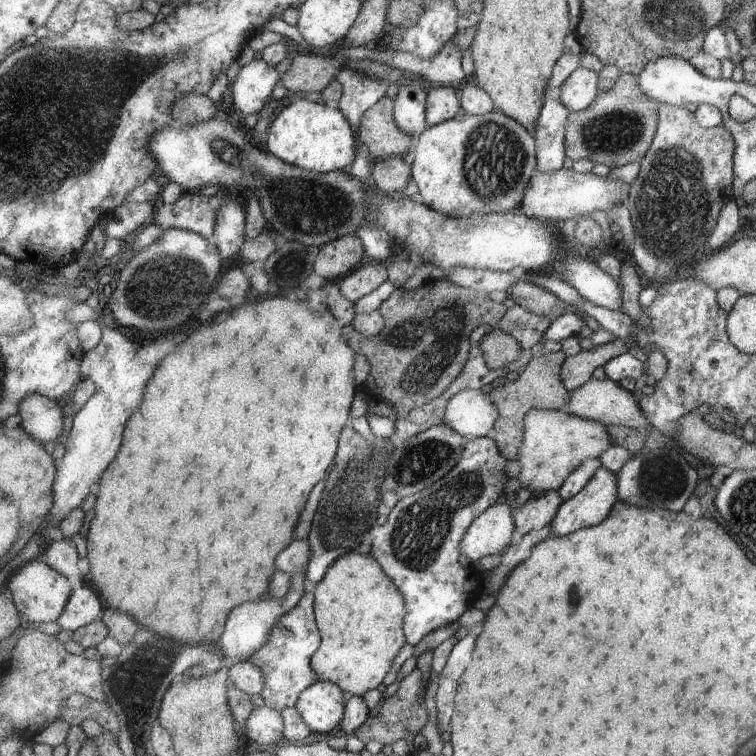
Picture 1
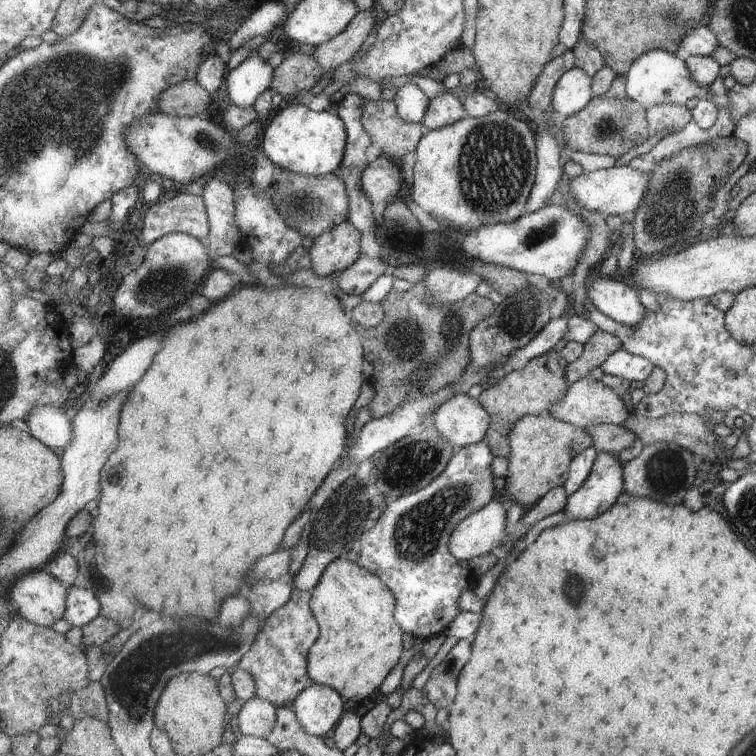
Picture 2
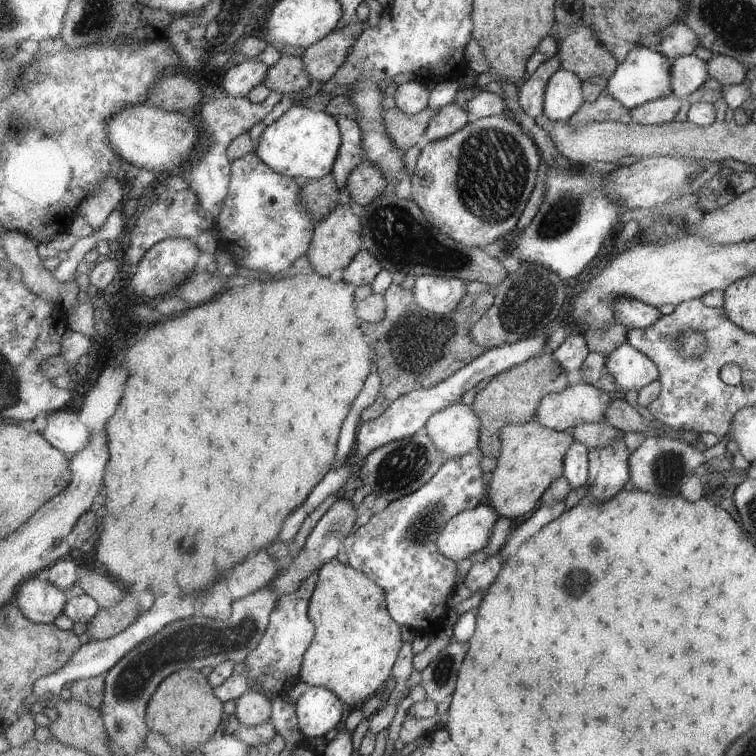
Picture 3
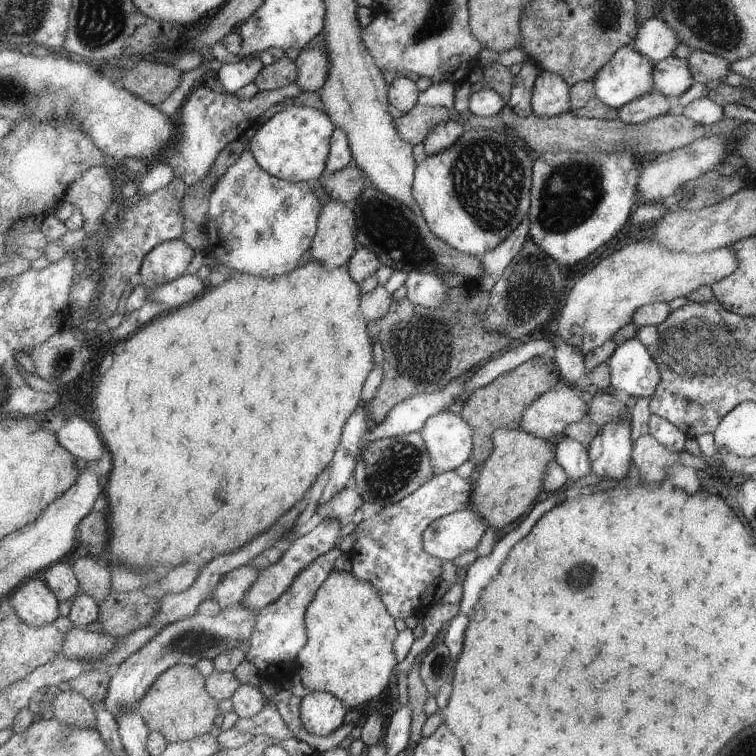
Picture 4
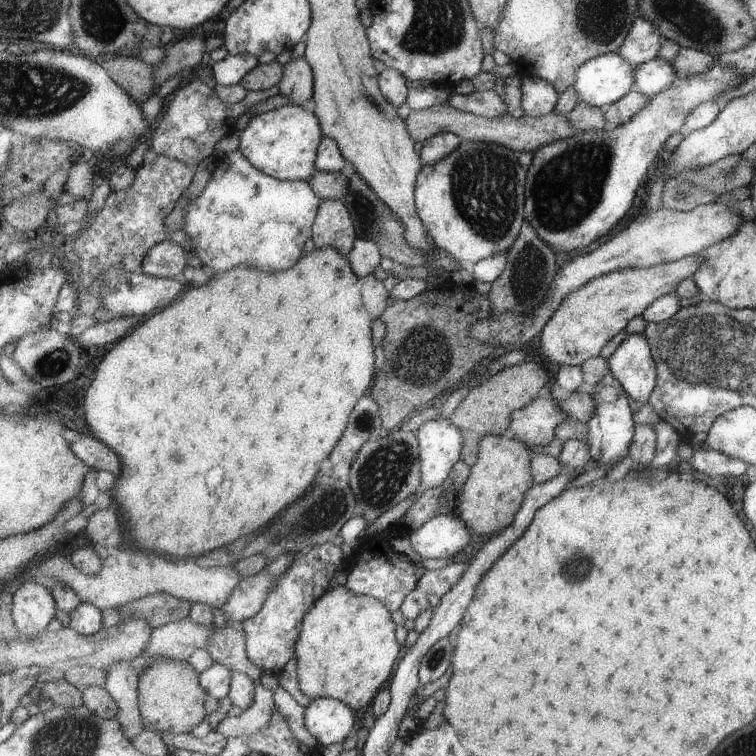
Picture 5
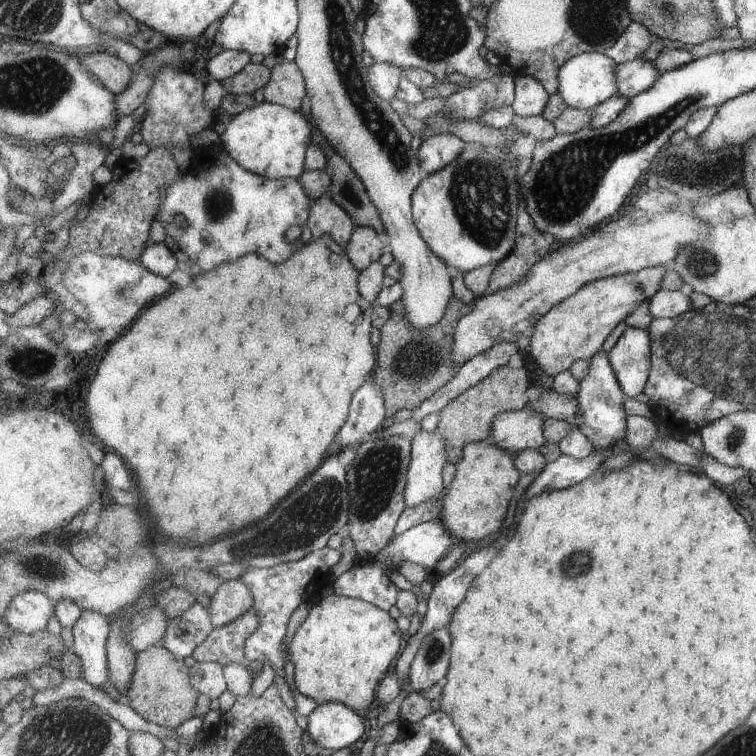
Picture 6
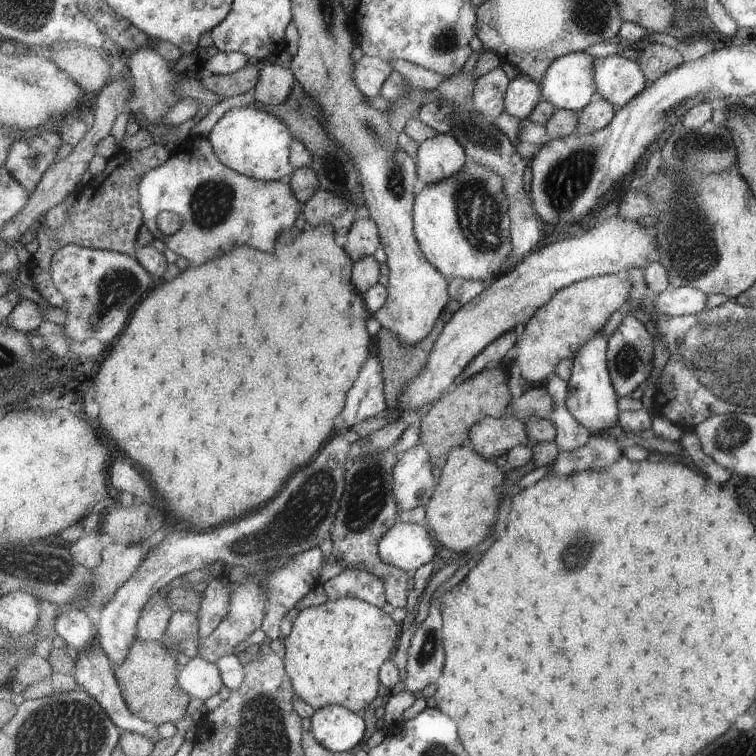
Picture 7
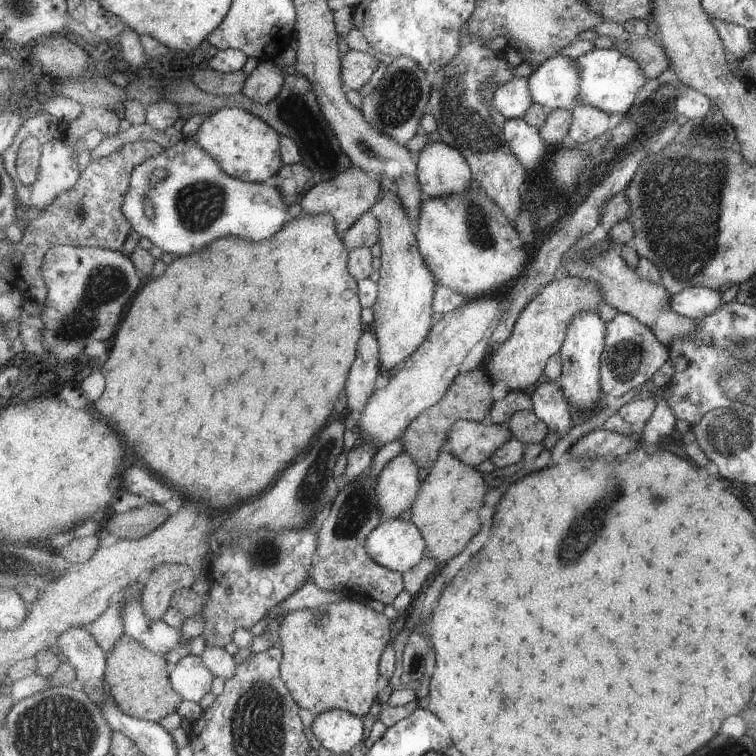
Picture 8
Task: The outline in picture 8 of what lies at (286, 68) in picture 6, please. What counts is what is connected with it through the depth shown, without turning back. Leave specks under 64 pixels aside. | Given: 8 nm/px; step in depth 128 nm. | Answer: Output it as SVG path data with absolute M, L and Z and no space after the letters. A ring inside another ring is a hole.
M274 61L259 62L247 78L243 93L255 102L267 104L281 94L285 79L283 70Z

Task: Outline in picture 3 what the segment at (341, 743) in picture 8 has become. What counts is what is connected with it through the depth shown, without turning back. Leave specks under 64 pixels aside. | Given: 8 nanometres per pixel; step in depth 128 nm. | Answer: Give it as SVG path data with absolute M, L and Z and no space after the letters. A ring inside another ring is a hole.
M309 686L297 699L298 732L305 738L323 738L345 718L345 703L334 691Z

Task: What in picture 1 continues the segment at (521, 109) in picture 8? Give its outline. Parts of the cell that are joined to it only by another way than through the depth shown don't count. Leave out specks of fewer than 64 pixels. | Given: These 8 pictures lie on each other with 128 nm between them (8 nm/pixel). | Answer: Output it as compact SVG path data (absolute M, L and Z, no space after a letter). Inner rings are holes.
M580 66L570 78L567 78L558 94L569 111L573 112L589 108L600 92L598 74Z

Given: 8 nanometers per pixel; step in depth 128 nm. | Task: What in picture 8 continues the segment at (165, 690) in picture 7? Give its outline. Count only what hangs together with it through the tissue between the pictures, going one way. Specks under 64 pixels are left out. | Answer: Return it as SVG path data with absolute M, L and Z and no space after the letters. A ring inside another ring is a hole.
M125 635L119 638L119 644L107 653L107 660L107 691L127 714L139 719L161 722L165 716L176 712L184 700L171 684L170 674L165 669L167 661L164 656L151 652L133 636Z

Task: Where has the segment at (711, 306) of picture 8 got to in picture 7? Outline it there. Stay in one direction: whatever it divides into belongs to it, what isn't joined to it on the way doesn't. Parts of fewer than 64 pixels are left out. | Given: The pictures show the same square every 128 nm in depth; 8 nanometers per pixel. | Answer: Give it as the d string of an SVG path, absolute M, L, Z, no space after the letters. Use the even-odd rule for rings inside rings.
M679 287L664 291L654 298L655 308L671 317L699 314L707 310L708 294L691 287Z

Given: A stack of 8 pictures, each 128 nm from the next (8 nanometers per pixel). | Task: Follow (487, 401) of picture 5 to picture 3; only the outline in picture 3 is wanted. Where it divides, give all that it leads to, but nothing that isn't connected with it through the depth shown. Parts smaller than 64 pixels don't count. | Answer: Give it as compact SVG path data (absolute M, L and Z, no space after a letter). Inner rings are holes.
M549 352L494 376L485 388L478 391L472 402L473 410L479 414L482 422L479 449L483 455L499 458L502 453L501 429L507 425L534 421L543 398L551 393L565 392L569 387L567 370L561 366L554 353Z

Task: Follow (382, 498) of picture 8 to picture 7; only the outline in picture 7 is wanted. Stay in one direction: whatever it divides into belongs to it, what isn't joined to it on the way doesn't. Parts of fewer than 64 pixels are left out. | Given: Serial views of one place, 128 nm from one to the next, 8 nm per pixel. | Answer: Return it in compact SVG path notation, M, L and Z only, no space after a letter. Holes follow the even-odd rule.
M423 443L401 455L393 470L393 494L401 512L417 506L429 506L439 486L439 479L433 476L431 468L431 454Z

